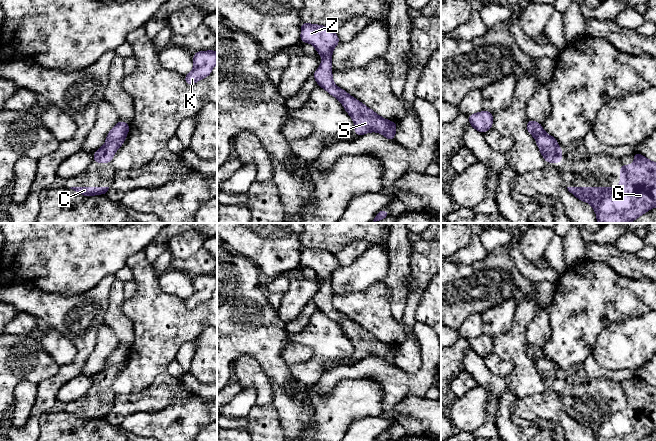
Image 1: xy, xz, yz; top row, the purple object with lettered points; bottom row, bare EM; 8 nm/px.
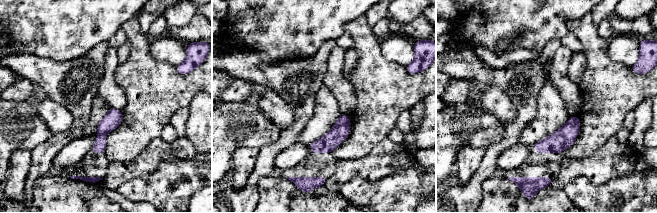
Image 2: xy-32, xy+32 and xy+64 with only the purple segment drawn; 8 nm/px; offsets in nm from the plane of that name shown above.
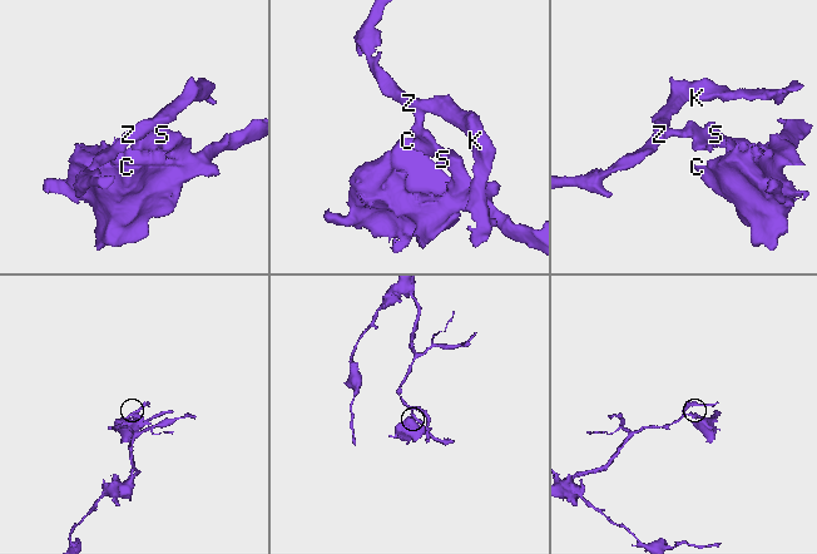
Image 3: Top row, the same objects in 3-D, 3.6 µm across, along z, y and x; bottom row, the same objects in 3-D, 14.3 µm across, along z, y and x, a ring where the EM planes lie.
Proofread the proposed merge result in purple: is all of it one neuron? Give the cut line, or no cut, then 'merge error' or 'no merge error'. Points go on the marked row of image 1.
cut xy (124, 137), (107, 142); merge error

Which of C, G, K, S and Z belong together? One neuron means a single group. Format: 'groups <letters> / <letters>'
groups C G S / K Z

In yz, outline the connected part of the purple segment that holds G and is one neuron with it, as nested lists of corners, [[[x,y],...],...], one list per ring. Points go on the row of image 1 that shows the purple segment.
[[[633,152],[634,165],[620,166],[619,187],[567,187],[579,200],[592,205],[597,223],[629,223],[656,207],[656,163]]]

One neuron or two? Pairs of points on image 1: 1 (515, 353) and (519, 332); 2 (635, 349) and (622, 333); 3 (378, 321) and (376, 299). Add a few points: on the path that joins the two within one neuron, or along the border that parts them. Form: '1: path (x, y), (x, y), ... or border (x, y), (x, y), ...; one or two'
1: path (515, 348), (516, 337); one
2: path (631, 345), (623, 337); one
3: path (376, 316), (376, 304); one

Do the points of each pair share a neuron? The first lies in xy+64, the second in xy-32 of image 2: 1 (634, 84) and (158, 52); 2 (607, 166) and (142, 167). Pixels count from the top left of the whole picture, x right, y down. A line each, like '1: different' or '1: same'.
1: different
2: same

